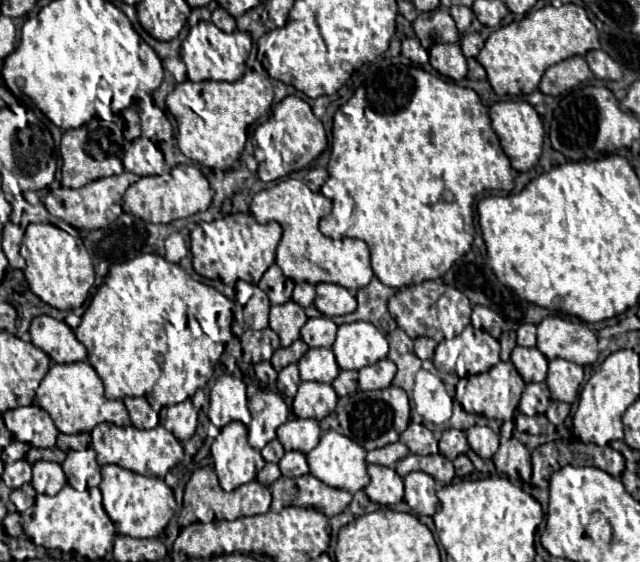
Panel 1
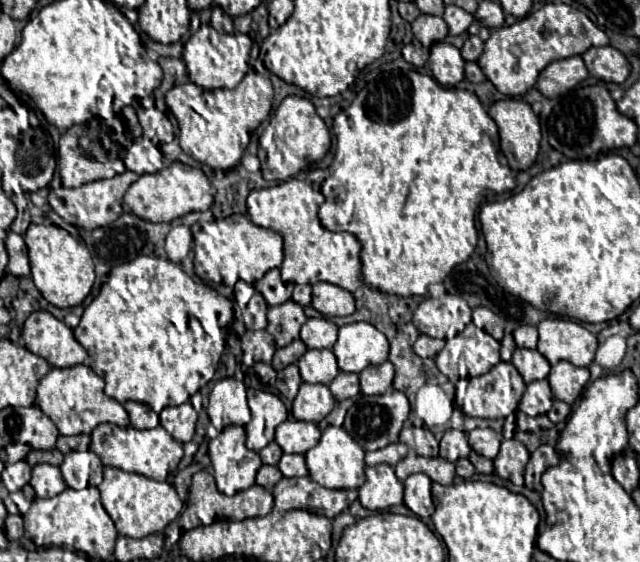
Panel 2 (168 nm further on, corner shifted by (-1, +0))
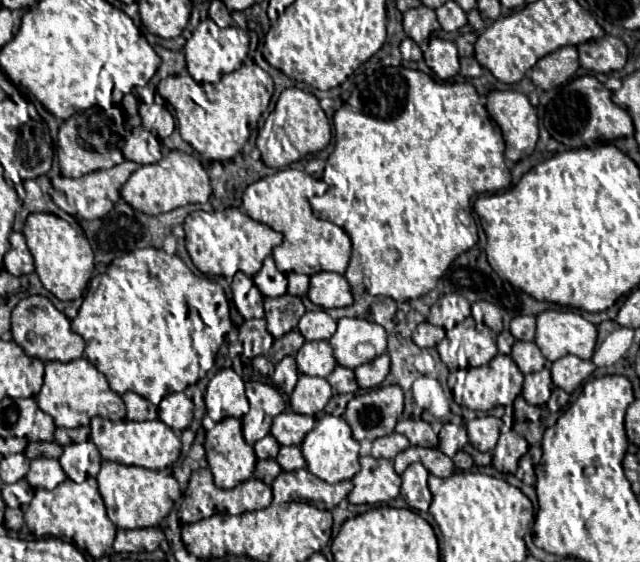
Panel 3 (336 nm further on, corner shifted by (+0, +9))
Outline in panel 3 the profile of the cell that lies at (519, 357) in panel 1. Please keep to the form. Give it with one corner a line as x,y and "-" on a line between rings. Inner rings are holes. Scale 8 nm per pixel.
515,342
513,344
513,350
511,350
511,358
515,360
515,364
519,366
519,370
523,374
537,372
547,362
535,342

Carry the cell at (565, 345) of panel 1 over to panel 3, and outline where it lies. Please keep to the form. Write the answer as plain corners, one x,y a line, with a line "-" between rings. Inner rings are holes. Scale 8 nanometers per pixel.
545,310
537,316
535,344
549,362
565,354
589,360
597,344
597,328
577,312

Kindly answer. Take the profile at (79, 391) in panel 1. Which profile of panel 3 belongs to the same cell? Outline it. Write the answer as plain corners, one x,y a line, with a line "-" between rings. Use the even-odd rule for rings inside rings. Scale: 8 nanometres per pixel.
77,358
71,362
47,362
43,388
35,400
43,412
53,416
55,426
63,428
89,426
93,416
103,416
113,422
125,418
125,404
121,396
109,388
105,376
87,358

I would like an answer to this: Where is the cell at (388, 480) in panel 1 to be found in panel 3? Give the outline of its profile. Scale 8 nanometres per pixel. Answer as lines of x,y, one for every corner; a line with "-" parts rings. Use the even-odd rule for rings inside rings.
363,456
361,470
353,476
353,486
347,498
351,504
385,503
399,496
401,476
395,472
391,460

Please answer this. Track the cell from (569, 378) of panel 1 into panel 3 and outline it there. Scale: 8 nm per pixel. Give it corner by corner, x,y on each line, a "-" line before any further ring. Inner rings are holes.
567,354
551,364
551,376
555,386
571,394
591,377
595,364
591,360
581,360
573,354

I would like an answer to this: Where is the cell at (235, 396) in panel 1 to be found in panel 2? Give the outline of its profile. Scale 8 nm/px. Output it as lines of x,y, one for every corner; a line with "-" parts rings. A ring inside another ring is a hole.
234,377
220,379
210,391
208,416
218,431
222,431
228,425
244,427
250,421
247,387
244,382

